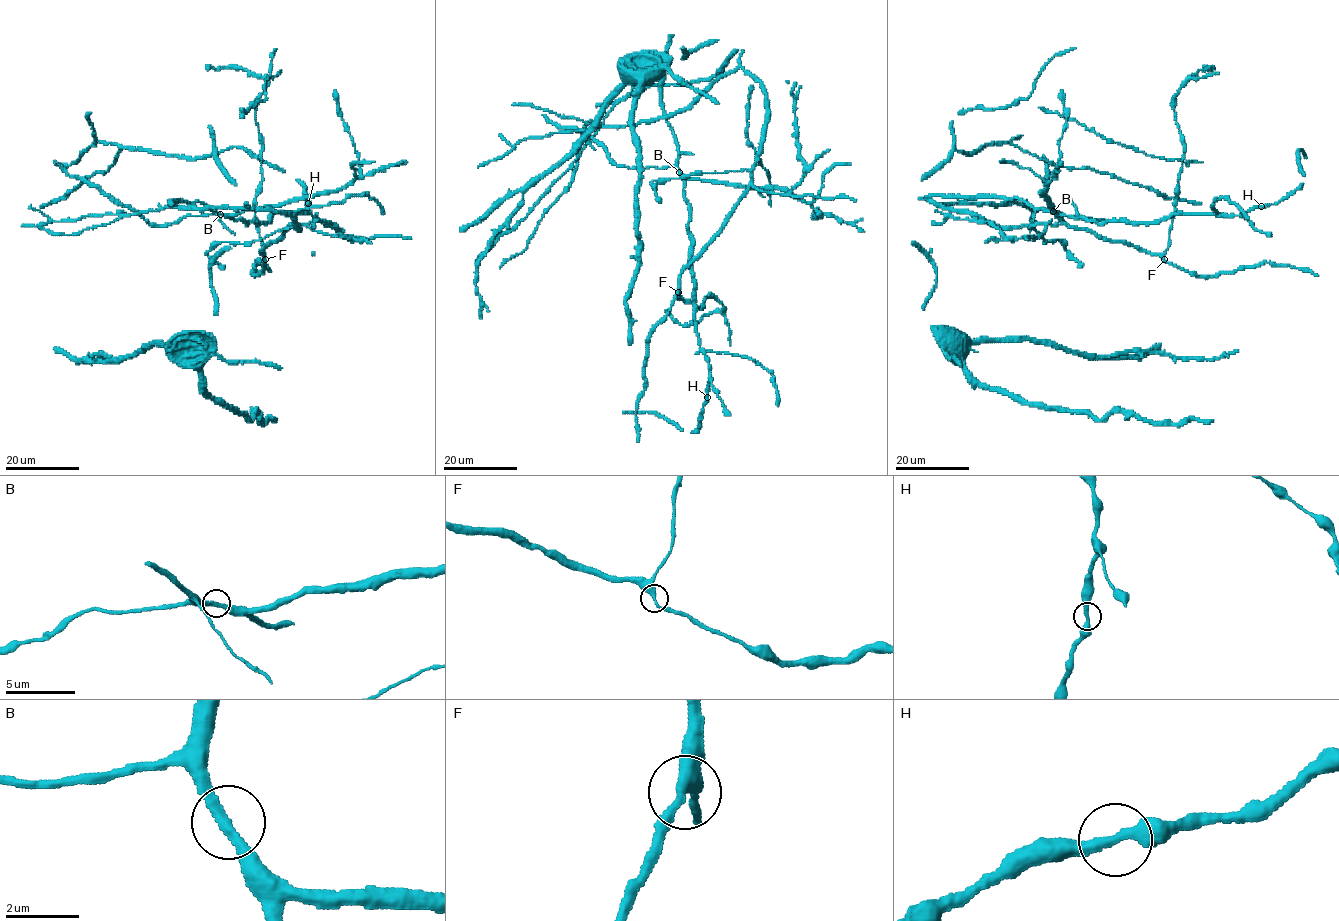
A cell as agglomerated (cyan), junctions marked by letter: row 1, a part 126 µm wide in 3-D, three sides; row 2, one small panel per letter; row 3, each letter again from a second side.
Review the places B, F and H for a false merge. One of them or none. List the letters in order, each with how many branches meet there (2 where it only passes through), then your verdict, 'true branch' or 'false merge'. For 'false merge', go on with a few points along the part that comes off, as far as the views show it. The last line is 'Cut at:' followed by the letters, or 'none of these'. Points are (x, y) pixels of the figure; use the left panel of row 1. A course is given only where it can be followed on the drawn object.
B: branches 2; true branch
F: branches 2; true branch
H: branches 2; true branch
Cut at: none of these

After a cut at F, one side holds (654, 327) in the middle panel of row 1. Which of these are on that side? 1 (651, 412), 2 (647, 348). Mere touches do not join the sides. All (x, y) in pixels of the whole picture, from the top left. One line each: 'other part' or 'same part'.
1: other part
2: same part

